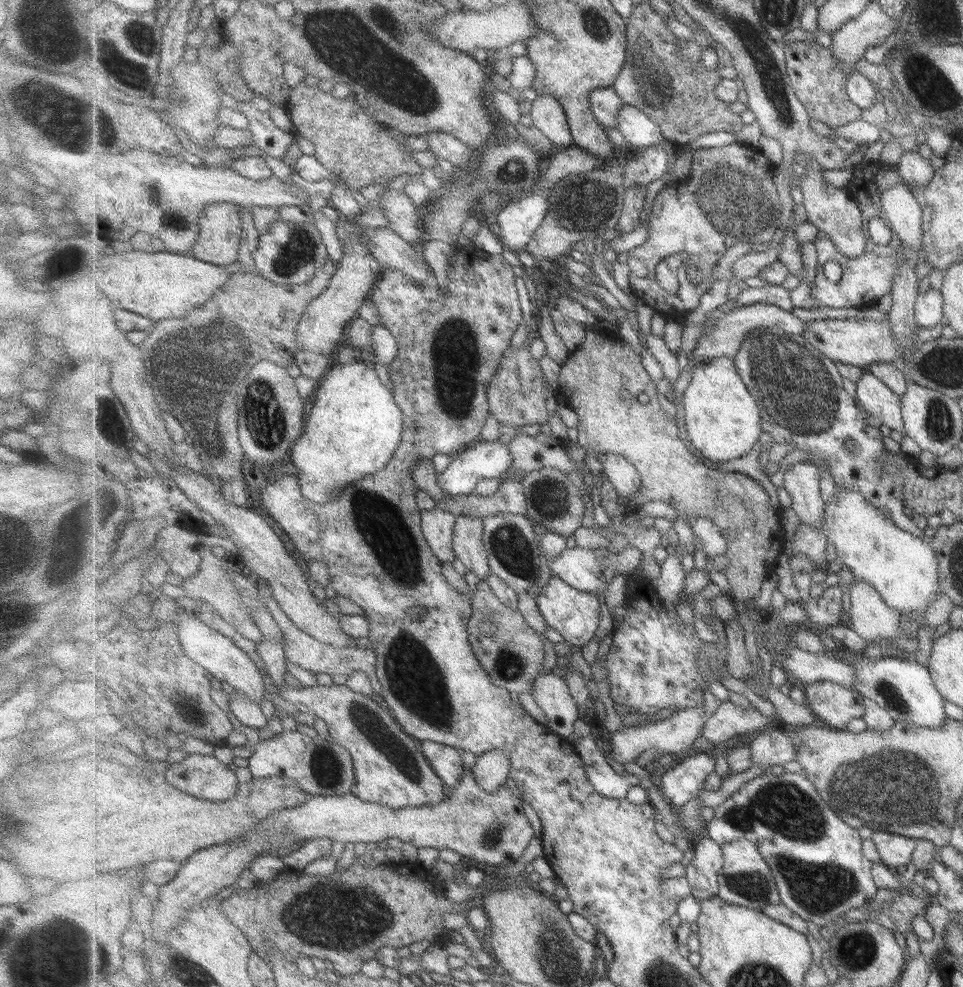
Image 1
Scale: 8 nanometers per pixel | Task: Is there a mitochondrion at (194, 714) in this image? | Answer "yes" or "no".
no

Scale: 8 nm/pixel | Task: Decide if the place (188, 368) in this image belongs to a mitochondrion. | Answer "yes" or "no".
yes

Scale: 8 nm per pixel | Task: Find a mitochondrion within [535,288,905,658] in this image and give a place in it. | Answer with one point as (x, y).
(801, 396)

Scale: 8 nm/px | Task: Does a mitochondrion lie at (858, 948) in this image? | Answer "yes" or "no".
yes

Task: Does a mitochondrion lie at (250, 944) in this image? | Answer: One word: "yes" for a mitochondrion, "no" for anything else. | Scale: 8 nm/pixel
no

